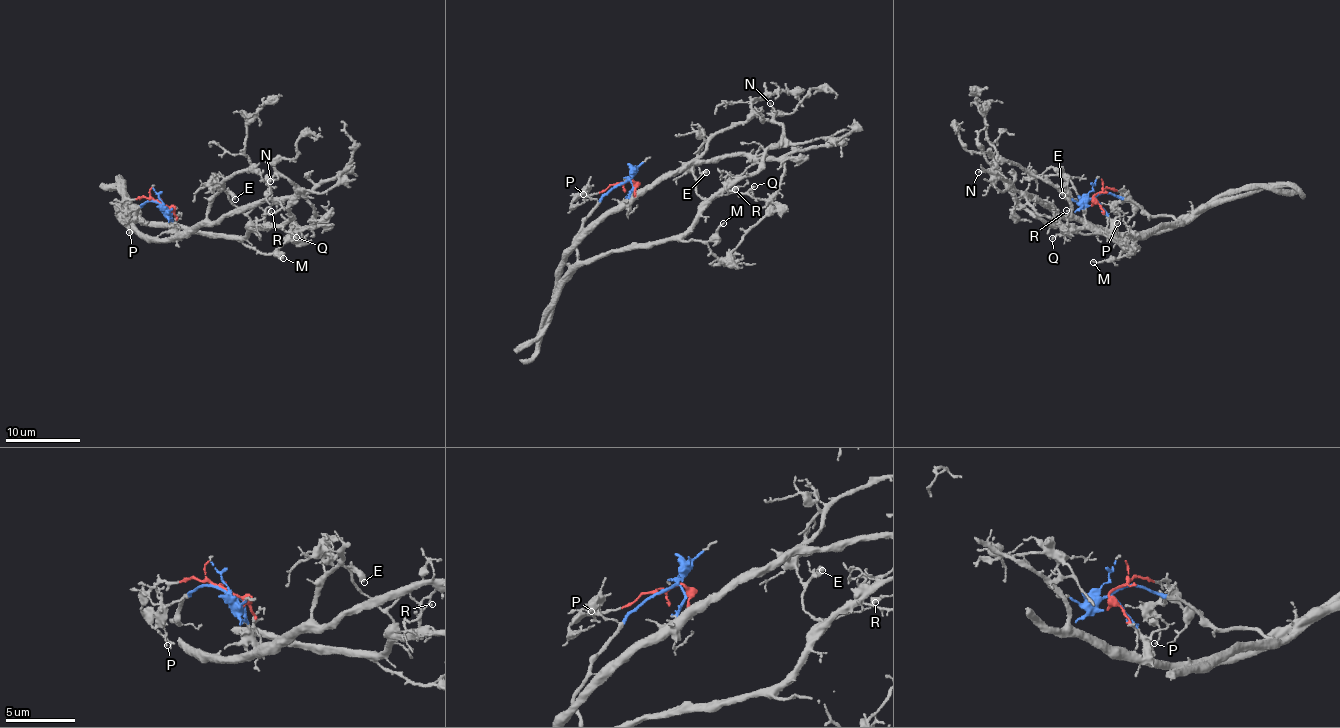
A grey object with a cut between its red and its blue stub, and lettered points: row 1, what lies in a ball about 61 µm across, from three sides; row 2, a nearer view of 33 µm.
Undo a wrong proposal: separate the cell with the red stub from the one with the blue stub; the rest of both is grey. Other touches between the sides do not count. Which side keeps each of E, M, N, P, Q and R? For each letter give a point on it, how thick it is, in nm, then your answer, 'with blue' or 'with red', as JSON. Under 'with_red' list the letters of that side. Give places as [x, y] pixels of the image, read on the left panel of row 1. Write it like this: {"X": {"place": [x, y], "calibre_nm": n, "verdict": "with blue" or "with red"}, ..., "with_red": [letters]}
{"E": {"place": [235, 199], "calibre_nm": 360, "verdict": "with blue"}, "M": {"place": [283, 258], "calibre_nm": 110, "verdict": "with blue"}, "N": {"place": [270, 181], "calibre_nm": 100, "verdict": "with blue"}, "P": {"place": [129, 232], "calibre_nm": 100, "verdict": "with blue"}, "Q": {"place": [296, 237], "calibre_nm": 160, "verdict": "with blue"}, "R": {"place": [271, 211], "calibre_nm": 130, "verdict": "with blue"}, "with_red": []}

